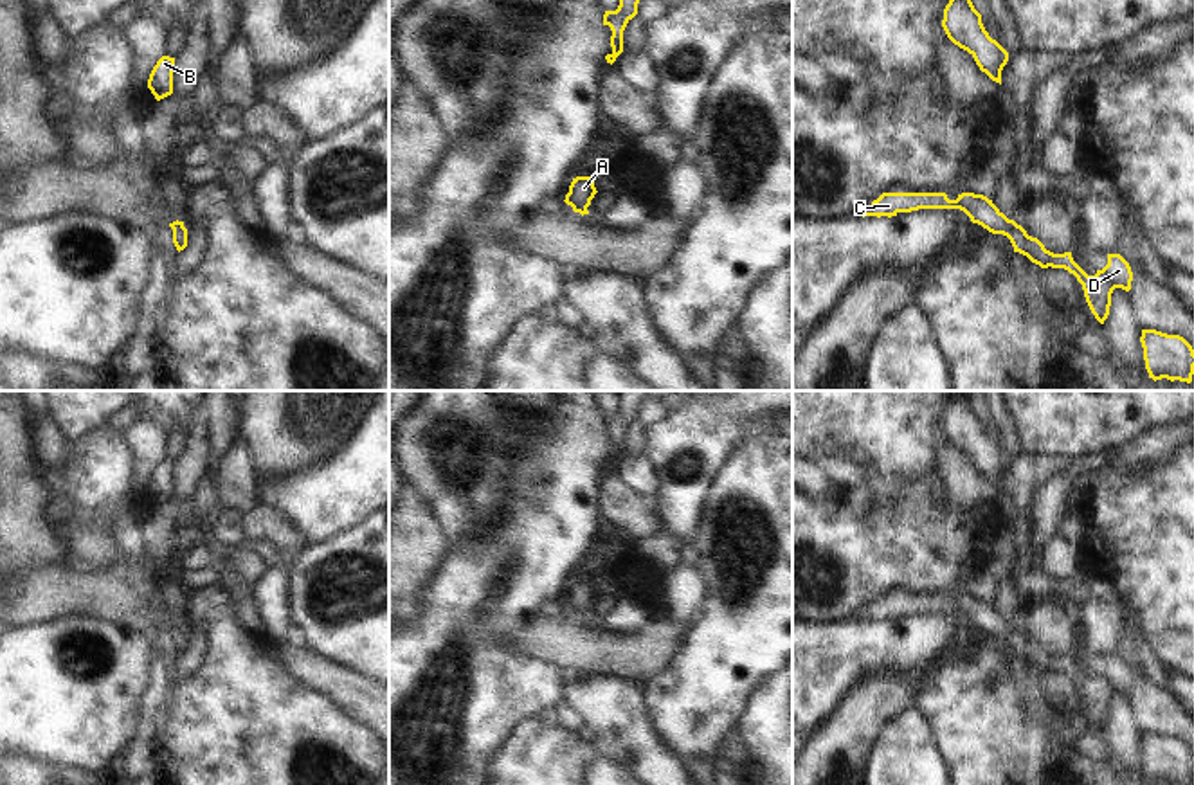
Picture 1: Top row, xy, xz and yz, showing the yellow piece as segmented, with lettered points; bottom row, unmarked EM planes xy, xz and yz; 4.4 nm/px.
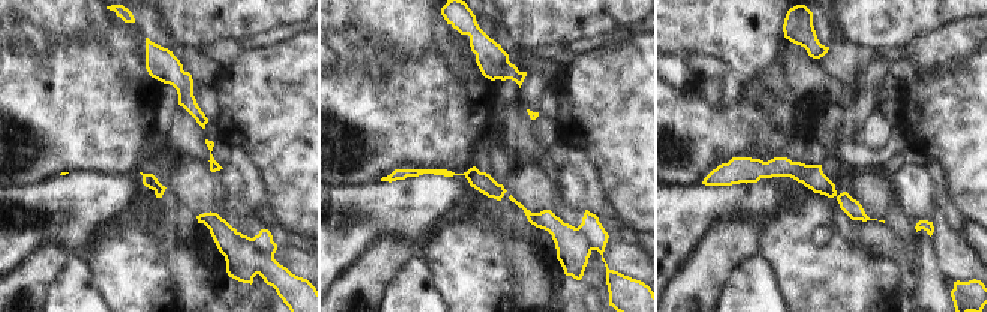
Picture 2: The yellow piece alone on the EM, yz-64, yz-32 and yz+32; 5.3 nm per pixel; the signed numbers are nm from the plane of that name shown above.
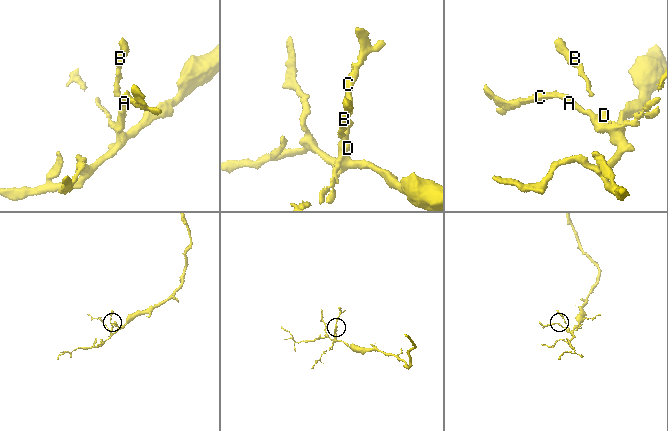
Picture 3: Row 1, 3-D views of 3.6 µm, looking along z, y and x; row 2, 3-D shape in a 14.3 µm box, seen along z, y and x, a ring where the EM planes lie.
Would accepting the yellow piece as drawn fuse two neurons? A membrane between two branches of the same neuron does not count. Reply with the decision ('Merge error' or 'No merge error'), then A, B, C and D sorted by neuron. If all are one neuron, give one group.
No merge error. Groups: A B C D.

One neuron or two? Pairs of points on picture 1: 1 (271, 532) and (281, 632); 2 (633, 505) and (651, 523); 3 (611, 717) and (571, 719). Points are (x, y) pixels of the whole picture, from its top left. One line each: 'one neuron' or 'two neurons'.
1: one neuron
2: one neuron
3: two neurons

